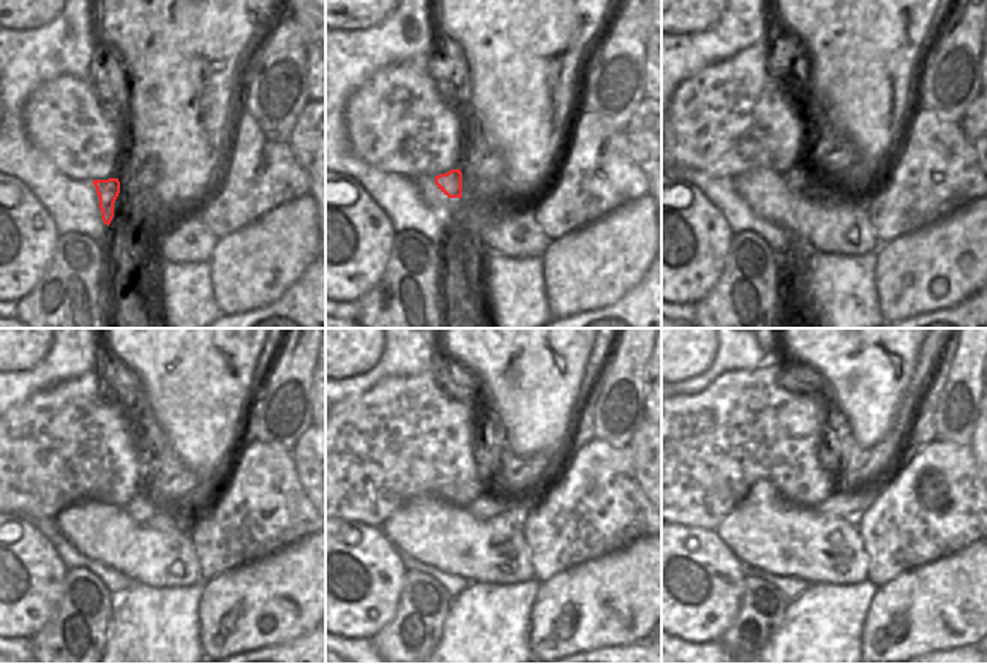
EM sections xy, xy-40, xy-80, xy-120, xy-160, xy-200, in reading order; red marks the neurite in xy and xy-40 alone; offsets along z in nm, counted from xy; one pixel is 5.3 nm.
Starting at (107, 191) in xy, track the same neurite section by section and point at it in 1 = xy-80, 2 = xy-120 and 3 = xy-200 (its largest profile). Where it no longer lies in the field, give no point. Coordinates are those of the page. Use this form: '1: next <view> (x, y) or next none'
1: next xy-80 (795, 177)
2: next xy-120 (141, 508)
3: next xy-200 (849, 504)

